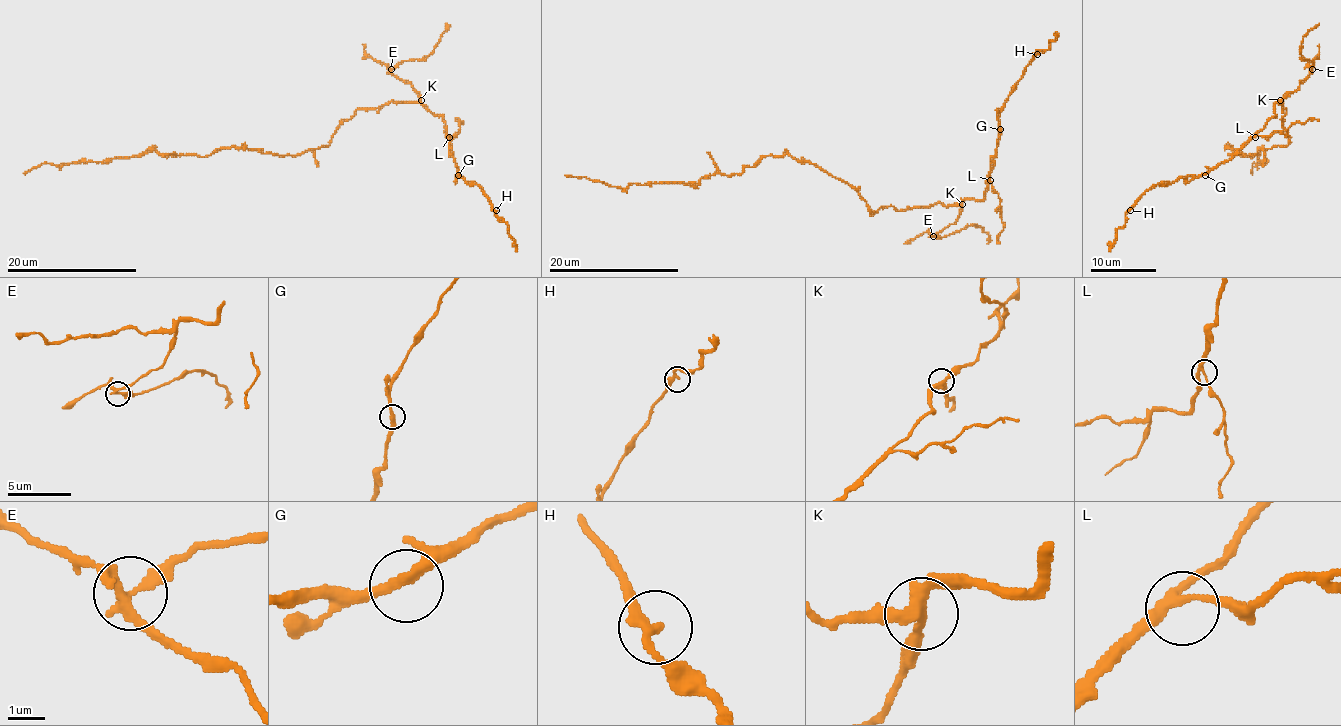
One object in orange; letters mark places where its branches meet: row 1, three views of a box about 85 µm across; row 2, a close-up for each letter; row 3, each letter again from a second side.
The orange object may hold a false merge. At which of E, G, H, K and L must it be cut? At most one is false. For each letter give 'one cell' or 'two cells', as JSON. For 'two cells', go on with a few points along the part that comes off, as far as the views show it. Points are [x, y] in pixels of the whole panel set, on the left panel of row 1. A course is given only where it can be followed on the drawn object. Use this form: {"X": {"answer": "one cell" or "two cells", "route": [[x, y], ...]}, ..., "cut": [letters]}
{"E": {"answer": "two cells", "route": [[391, 69], [405, 61], [424, 59], [447, 30], [445, 23]]}, "G": {"answer": "one cell"}, "H": {"answer": "one cell"}, "K": {"answer": "one cell"}, "L": {"answer": "one cell"}, "cut": ["E"]}

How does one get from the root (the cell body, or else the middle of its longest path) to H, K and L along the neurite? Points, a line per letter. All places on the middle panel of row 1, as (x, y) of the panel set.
H: (878, 211), (982, 199), (990, 159), (997, 152), (998, 110), (1037, 54)
K: (878, 211), (886, 206), (904, 211), (938, 203), (946, 206), (962, 204)
L: (878, 211), (886, 206), (904, 211), (938, 203), (959, 206), (966, 199), (982, 199), (990, 180)

